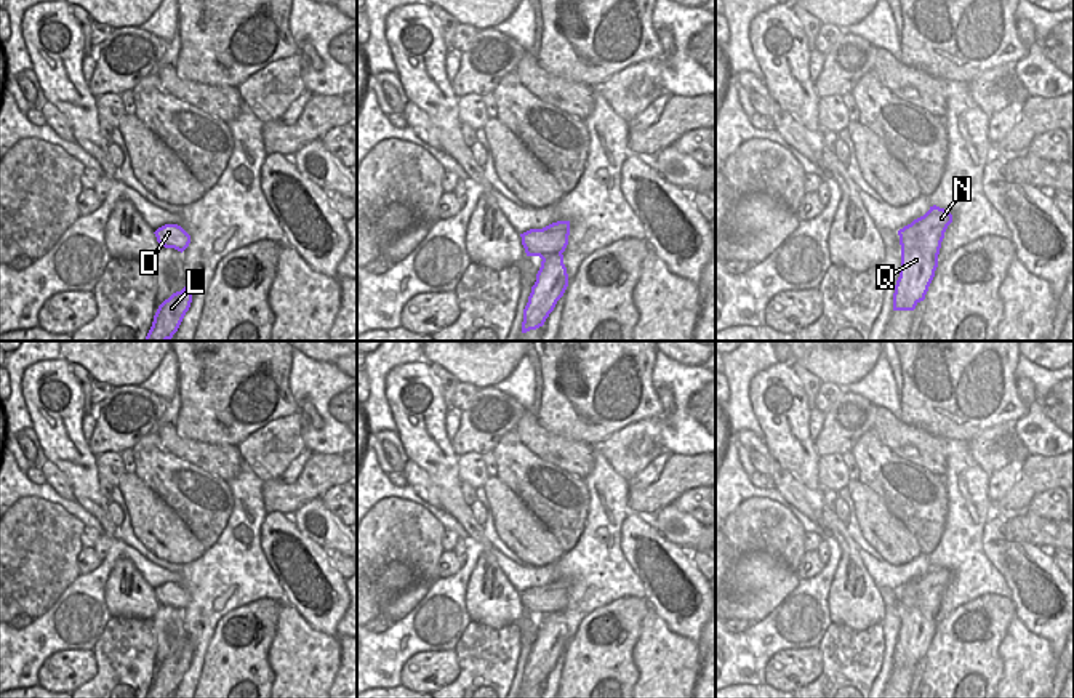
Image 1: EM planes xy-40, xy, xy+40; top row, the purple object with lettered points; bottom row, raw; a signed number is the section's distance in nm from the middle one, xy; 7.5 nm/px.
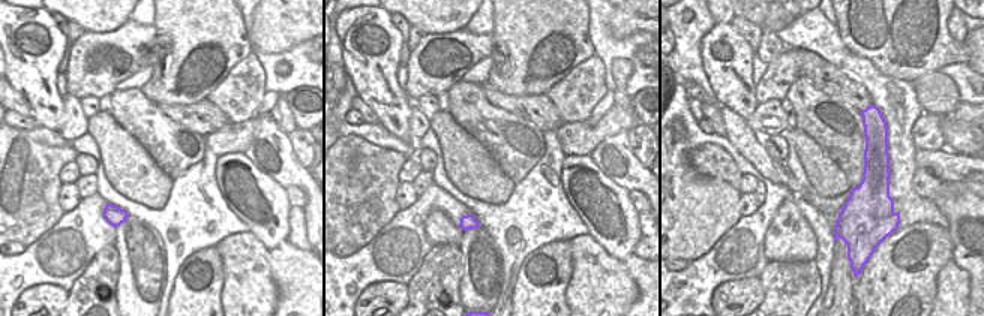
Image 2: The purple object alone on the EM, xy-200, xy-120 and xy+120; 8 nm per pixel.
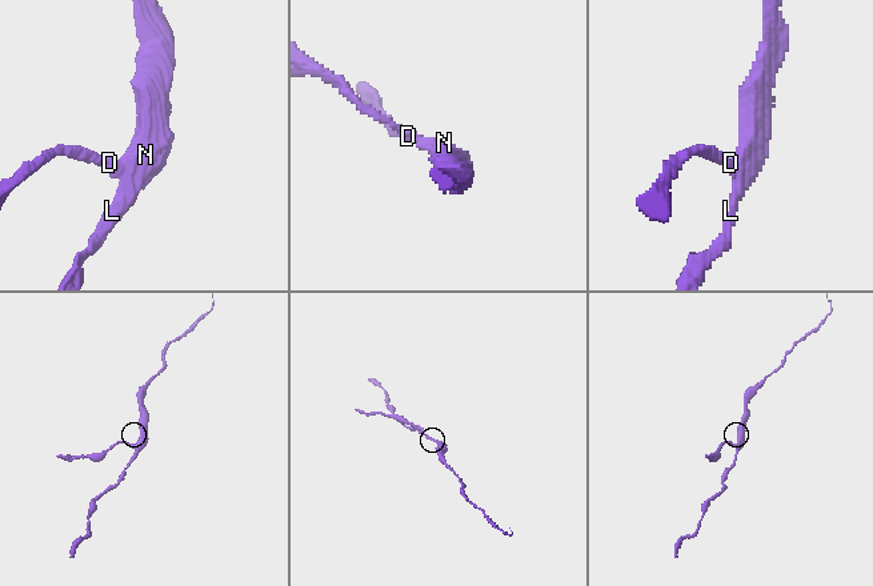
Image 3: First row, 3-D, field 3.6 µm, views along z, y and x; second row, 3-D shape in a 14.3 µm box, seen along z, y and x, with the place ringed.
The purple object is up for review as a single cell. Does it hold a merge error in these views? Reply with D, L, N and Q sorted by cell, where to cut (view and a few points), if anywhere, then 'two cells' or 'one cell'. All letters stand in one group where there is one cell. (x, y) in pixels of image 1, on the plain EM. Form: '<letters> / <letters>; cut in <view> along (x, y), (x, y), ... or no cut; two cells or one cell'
D / L N Q; cut in xy+40 along (916, 581), (919, 596), (913, 605), (906, 605), (901, 610); two cells

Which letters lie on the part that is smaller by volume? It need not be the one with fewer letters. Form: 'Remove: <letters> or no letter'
Remove: D.

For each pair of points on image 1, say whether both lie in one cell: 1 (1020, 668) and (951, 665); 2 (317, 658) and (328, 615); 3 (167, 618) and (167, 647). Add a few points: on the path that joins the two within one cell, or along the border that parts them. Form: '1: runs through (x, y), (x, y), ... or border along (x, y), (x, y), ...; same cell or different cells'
1: border along (1007, 631), (999, 645), (1002, 676), (997, 681); different cells
2: border along (293, 609), (312, 626), (336, 637); different cells
3: runs through (167, 625), (167, 641); same cell

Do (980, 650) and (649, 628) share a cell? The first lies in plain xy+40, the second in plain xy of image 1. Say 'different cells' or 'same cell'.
different cells

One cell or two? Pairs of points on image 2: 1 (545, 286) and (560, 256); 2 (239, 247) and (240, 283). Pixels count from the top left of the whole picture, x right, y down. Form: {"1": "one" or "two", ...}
{"1": "one", "2": "one"}

